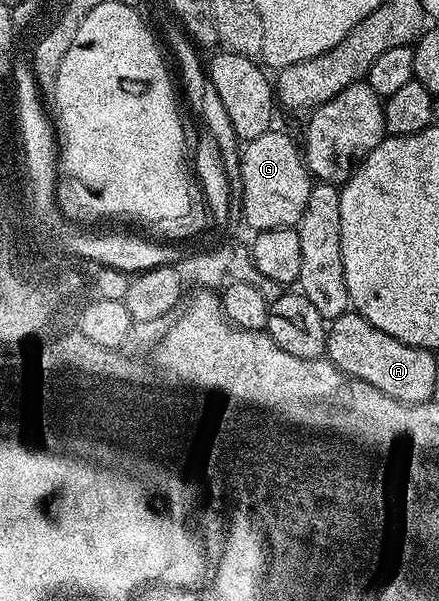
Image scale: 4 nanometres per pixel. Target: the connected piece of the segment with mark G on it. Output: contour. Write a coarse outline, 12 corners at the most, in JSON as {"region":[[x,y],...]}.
{"region":[[270,130],[240,149],[244,223],[303,218],[315,180],[302,149]]}

